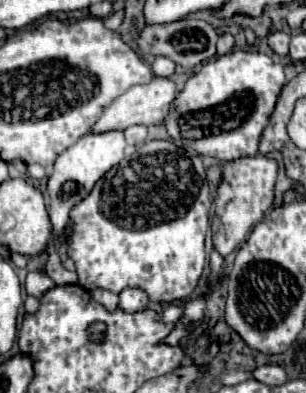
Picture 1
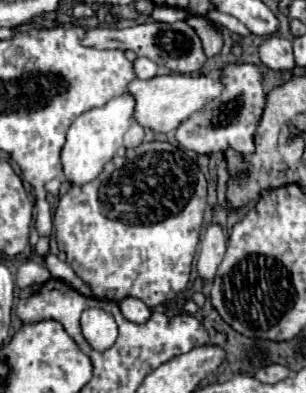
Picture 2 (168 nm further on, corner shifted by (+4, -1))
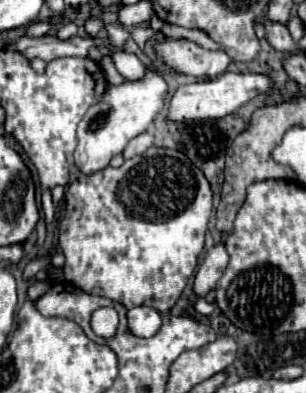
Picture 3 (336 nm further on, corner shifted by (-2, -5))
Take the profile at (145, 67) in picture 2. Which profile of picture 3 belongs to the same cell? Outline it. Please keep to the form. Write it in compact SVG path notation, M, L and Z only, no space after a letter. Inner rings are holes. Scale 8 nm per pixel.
M114 51L110 57L112 57L112 63L114 63L116 71L122 77L126 77L126 79L140 79L144 75L144 71L146 71L144 63L136 55L132 55L132 53Z

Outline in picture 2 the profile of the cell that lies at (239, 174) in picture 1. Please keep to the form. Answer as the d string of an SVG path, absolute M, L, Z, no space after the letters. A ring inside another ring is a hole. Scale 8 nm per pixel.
M212 223L206 233L204 239L200 241L200 255L198 255L198 273L202 279L212 281L216 275L218 265L224 259L226 253L226 243L228 243L228 235L224 233L222 225Z

